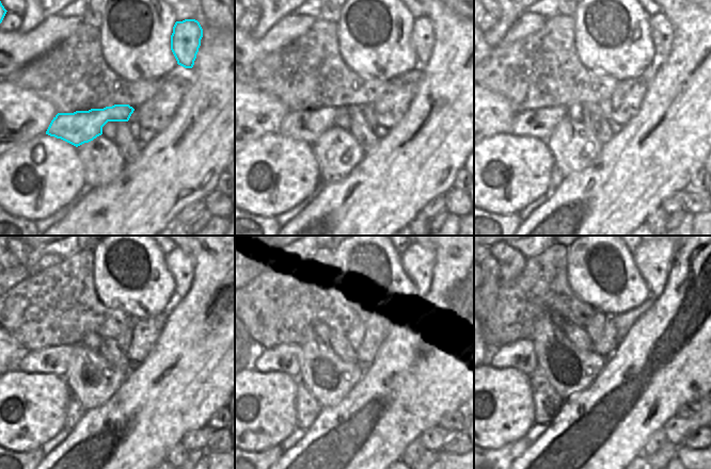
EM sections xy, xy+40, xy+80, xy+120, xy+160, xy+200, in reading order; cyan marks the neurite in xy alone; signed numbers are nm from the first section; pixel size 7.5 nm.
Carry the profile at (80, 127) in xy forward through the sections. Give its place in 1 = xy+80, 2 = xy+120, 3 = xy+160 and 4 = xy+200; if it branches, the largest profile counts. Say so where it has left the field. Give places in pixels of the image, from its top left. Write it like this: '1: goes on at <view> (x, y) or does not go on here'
1: goes on at xy+80 (538, 123)
2: goes on at xy+120 (56, 360)
3: goes on at xy+160 (286, 357)
4: goes on at xy+200 (520, 355)

